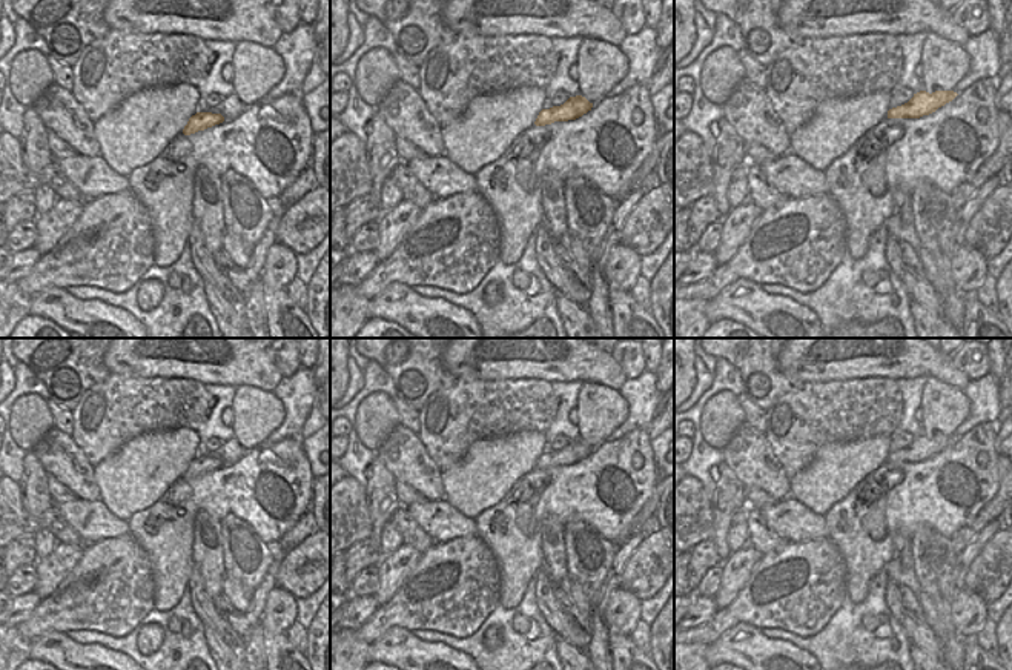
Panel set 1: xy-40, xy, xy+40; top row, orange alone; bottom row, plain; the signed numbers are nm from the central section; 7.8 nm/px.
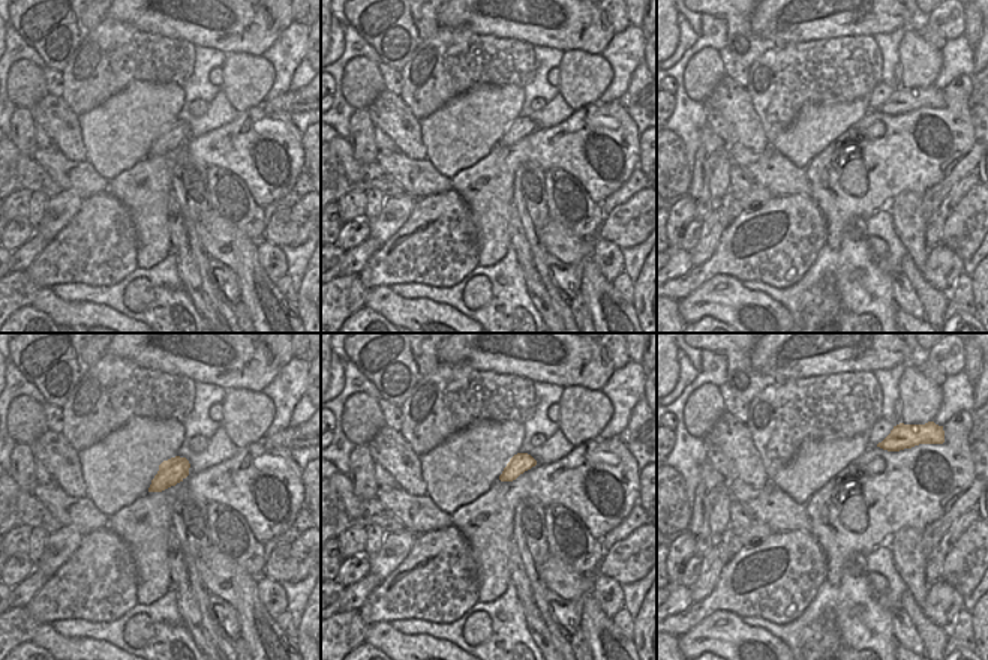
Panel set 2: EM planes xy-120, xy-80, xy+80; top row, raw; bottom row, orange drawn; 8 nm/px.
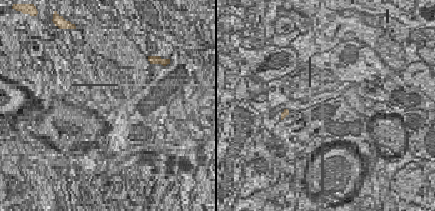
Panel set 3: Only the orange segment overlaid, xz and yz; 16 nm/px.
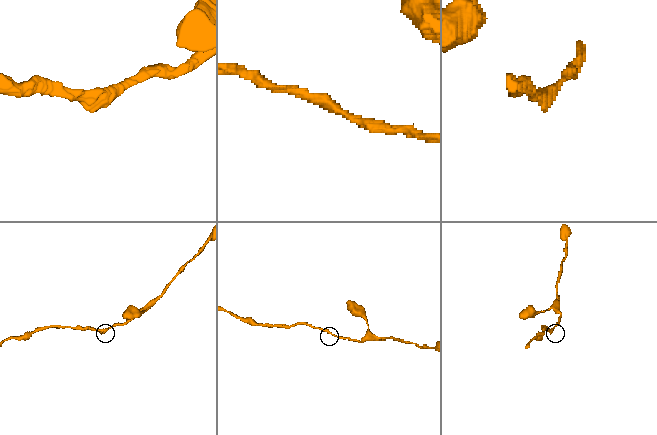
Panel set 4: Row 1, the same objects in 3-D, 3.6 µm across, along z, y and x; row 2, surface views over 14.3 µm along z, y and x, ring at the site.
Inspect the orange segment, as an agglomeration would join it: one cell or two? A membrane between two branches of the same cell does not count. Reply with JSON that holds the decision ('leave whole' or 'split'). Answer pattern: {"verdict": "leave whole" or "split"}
{"verdict": "leave whole"}

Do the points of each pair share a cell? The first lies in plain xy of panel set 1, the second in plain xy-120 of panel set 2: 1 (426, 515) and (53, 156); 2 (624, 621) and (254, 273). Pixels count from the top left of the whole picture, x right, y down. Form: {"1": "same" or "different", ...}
{"1": "same", "2": "different"}

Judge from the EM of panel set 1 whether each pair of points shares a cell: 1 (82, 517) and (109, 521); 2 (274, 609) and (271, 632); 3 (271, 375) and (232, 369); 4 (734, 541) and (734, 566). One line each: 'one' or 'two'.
1: one
2: two
3: one
4: two

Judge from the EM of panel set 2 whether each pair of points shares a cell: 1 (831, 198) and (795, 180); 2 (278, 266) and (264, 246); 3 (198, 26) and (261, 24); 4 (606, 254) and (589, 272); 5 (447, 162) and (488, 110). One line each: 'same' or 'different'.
1: different
2: same
3: same
4: different
5: same

